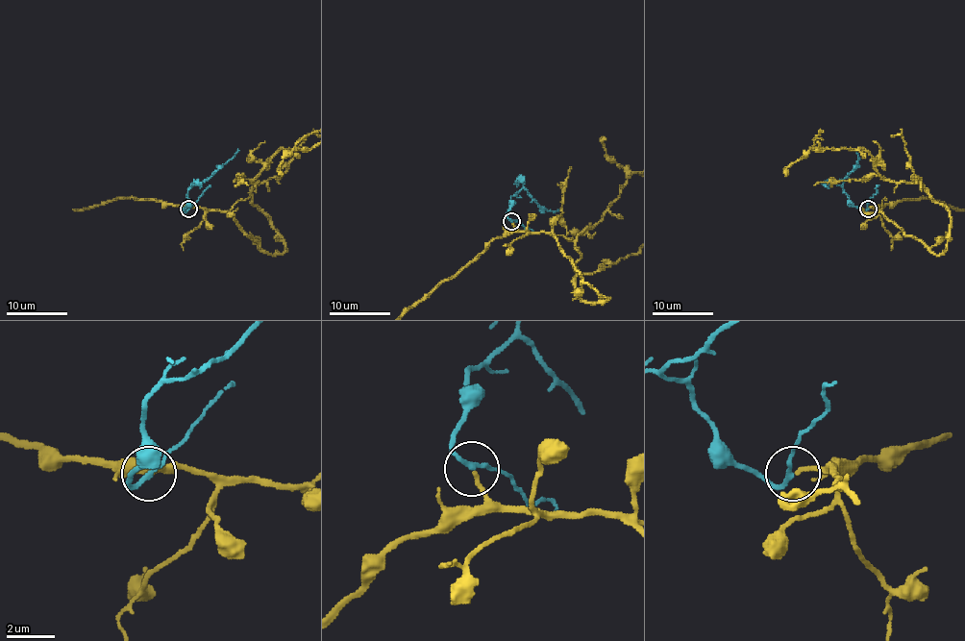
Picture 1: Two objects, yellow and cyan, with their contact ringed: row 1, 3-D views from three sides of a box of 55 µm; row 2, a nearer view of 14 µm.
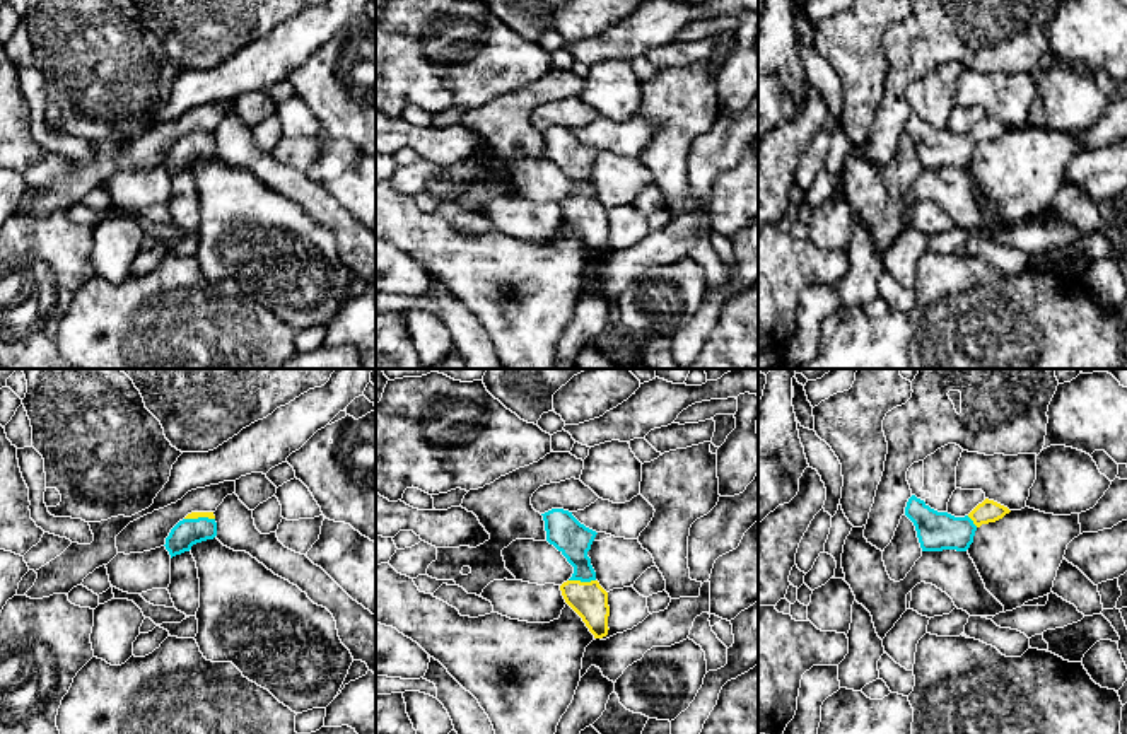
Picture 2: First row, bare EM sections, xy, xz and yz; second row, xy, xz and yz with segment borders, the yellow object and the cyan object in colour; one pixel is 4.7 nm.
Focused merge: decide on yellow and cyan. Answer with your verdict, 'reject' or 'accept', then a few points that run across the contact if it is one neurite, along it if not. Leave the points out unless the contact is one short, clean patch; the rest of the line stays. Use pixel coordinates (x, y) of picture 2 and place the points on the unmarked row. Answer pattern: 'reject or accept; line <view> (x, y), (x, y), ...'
accept; line xz (588, 217), (583, 210), (583, 200), (583, 183), (566, 151)

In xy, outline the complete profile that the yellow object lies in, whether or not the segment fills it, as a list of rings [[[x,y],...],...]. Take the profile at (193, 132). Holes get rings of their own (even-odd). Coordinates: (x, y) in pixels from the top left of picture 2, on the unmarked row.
[[[191,130],[171,147],[164,164],[172,176],[215,154],[217,140],[213,130]]]

